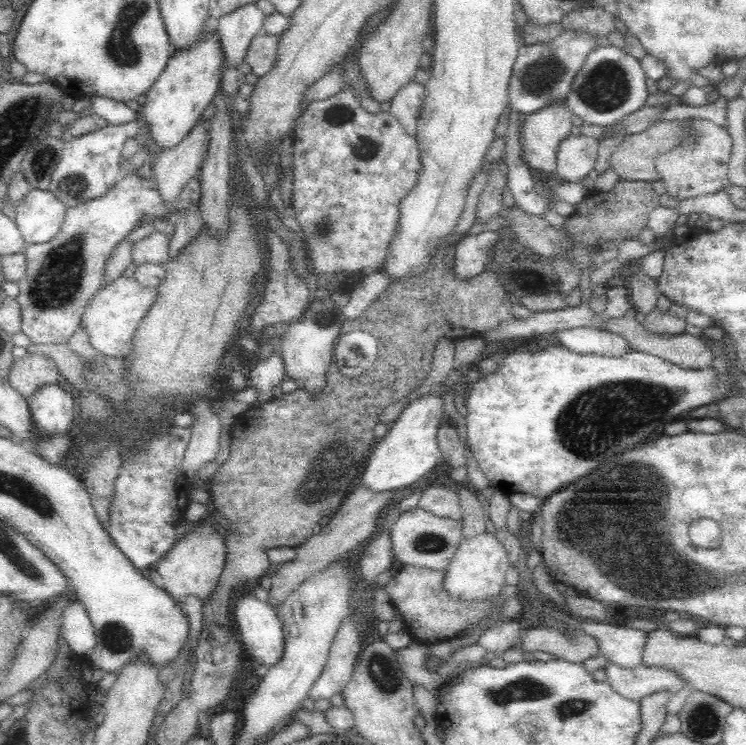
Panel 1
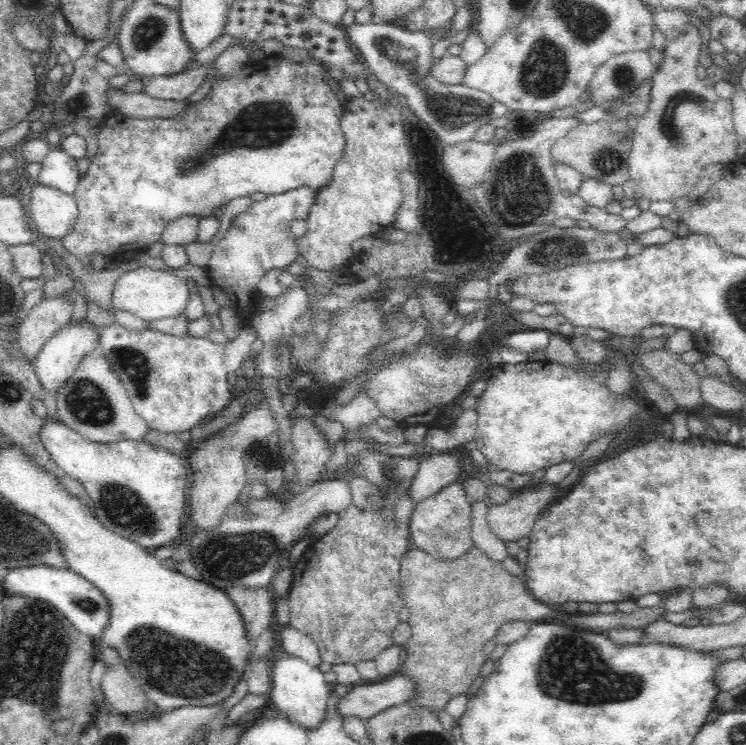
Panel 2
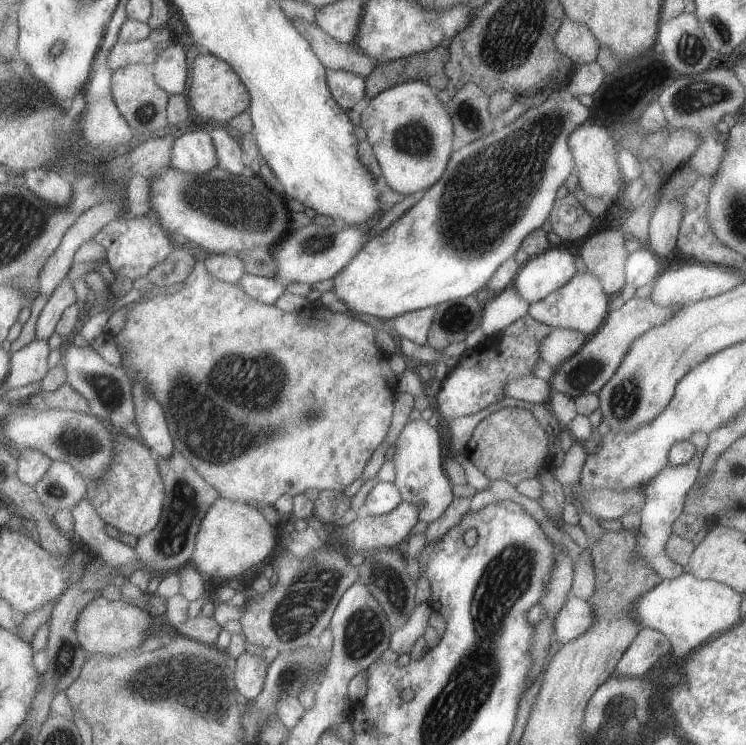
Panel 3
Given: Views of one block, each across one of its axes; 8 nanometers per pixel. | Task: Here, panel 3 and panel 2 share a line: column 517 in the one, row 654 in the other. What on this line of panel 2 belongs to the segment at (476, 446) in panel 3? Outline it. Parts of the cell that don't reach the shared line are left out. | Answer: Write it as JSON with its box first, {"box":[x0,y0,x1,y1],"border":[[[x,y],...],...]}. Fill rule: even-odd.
{"box":[399,546,664,713],"border":[[[472,546],[456,560],[440,560],[426,551],[413,547],[400,560],[400,592],[409,608],[411,637],[403,647],[407,658],[399,673],[415,684],[415,695],[406,703],[413,708],[427,708],[439,713],[452,698],[466,695],[468,687],[480,676],[485,663],[483,644],[508,622],[554,621],[596,632],[612,628],[645,628],[663,621],[664,600],[655,607],[636,607],[633,611],[615,613],[583,613],[568,616],[540,602],[526,586],[523,576],[509,573],[502,563],[490,560],[478,547]],[[583,615],[583,616],[579,616]]]}

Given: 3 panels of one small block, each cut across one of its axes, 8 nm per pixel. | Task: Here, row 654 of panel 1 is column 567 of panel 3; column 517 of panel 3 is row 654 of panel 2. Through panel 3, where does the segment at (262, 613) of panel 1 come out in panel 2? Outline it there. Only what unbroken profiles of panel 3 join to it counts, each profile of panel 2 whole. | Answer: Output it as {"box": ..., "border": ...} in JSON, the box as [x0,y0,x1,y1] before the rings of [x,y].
{"box":[268,650,332,729],"border":[[[284,650],[274,652],[272,686],[268,692],[268,700],[272,700],[274,708],[289,721],[307,729],[318,728],[327,719],[330,711],[326,706],[326,700],[332,685],[326,682],[324,674],[319,667],[314,667]]]}

